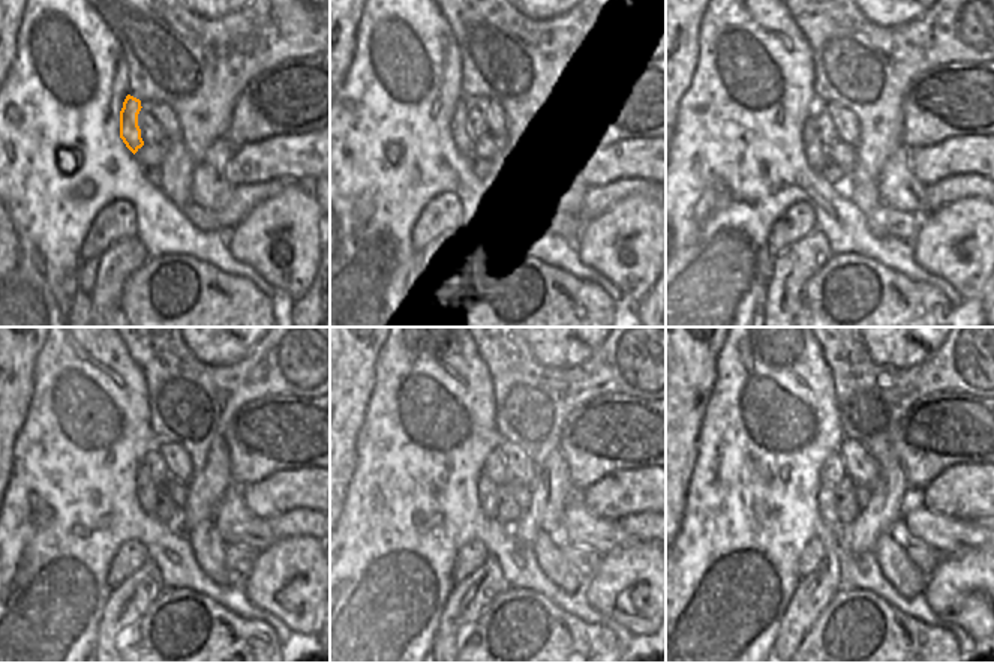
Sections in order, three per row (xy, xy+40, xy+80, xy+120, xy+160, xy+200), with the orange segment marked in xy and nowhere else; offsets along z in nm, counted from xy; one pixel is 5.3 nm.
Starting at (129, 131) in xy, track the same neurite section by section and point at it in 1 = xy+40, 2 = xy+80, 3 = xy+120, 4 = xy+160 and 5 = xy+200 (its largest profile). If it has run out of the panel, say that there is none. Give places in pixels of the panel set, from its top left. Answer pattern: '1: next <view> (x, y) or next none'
1: next xy+40 (465, 141)
2: next xy+80 (816, 150)
3: next xy+120 (147, 488)
4: next xy+160 (486, 491)
5: next xy+200 (826, 506)

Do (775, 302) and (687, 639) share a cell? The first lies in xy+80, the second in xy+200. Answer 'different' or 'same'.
different

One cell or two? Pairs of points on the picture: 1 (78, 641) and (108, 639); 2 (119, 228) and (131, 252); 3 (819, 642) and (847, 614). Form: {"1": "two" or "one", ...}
{"1": "two", "2": "two", "3": "one"}

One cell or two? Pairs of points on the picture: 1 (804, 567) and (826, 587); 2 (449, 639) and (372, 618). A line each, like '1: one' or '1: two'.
1: two
2: two

